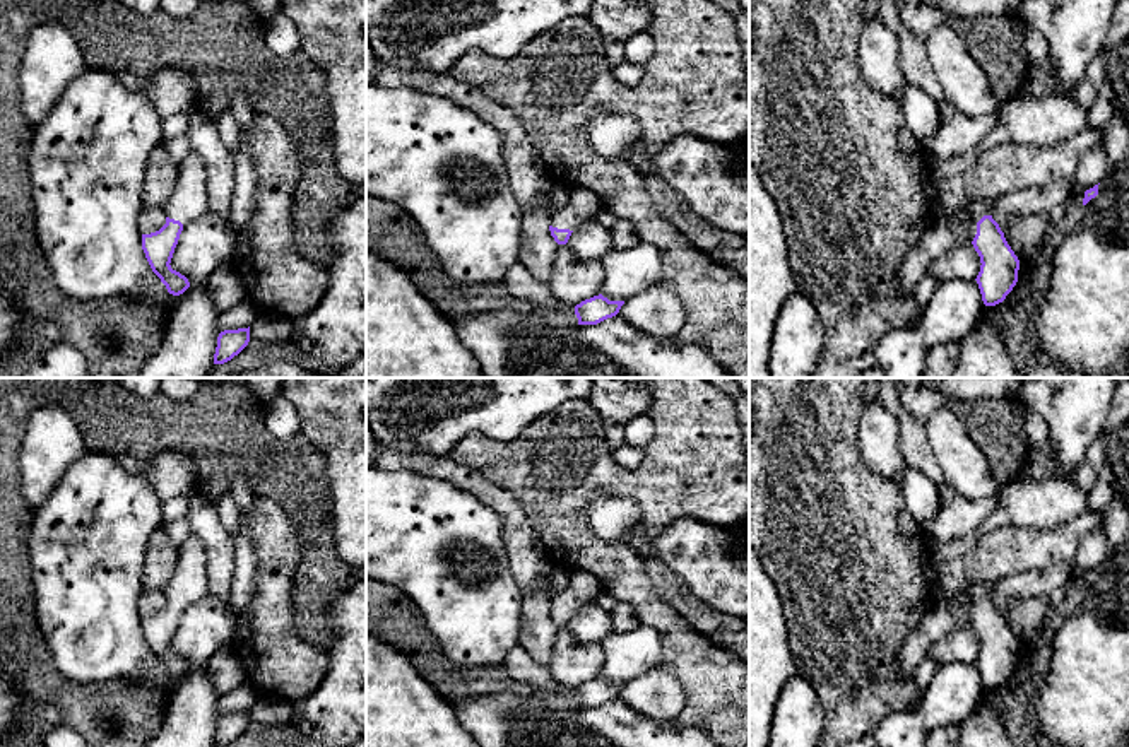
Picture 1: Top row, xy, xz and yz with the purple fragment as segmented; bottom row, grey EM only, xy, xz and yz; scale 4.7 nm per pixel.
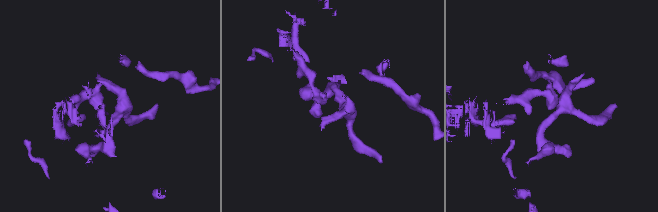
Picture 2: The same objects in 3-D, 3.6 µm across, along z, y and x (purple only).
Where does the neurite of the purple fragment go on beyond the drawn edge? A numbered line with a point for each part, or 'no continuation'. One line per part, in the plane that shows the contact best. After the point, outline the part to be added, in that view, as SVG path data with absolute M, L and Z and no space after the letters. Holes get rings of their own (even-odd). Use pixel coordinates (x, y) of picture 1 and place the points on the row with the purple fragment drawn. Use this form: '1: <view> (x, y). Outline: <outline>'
1: yz (975, 209). Outline: M972 198L965 210L963 210L963 217L968 222L968 238L973 241L975 234L977 234L977 222L984 217L984 215L990 215L992 214L992 207L994 207L994 200L989 198Z

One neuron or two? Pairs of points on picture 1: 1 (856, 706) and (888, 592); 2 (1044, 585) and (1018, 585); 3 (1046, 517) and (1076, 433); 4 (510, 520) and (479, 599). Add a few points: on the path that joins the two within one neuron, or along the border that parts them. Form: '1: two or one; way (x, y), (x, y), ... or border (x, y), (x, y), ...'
1: one; way (849, 677), (849, 631), (859, 621)
2: one; way (1037, 585), (1025, 585)
3: two; border (1018, 479), (1068, 481)
4: two; border (481, 501), (498, 518), (508, 566), (514, 575)

